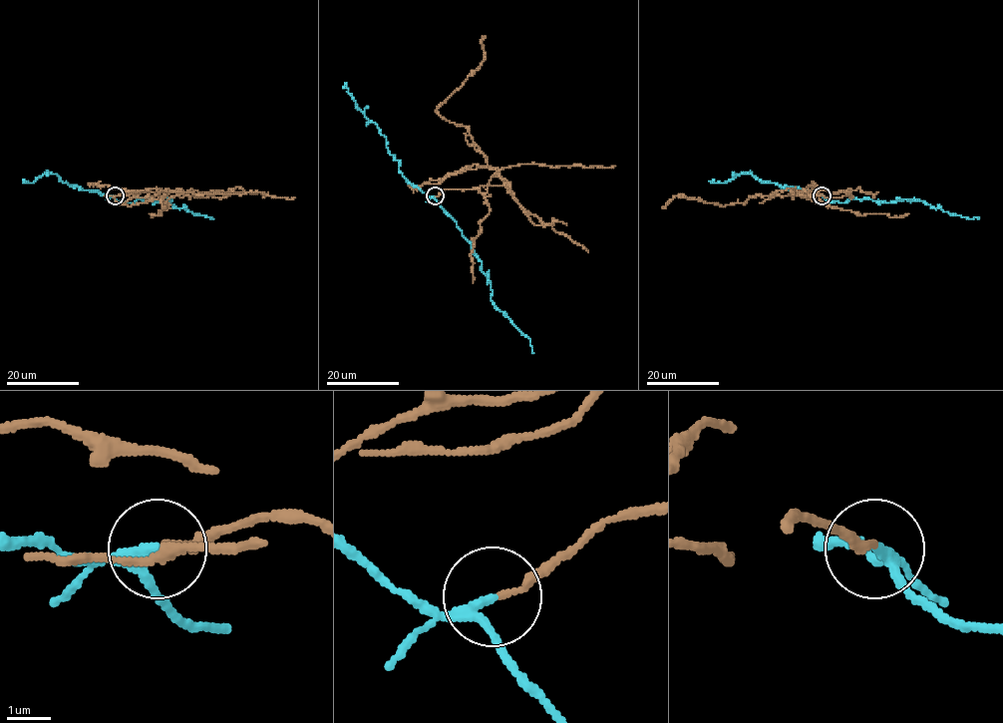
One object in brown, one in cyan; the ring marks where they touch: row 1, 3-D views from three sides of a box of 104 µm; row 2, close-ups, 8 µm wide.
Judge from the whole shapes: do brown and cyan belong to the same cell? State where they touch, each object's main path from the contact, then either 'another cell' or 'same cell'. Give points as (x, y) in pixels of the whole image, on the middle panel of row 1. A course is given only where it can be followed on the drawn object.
at (435, 195); brown runs (435, 195), (450, 188), (486, 192), (498, 171), (487, 164), (469, 129), (436, 110), (480, 66), (484, 37); cyan runs (435, 195), (481, 262), (481, 269), (490, 281), (493, 304), (529, 340), (533, 353); another cell

